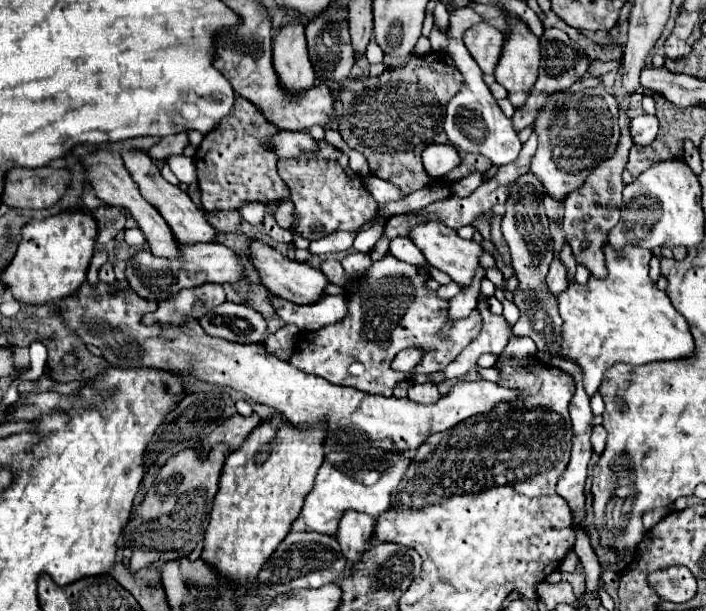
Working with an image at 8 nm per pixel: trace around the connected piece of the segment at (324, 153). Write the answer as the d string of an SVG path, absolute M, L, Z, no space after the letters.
M318 142L318 146L320 146L320 154L316 156L278 160L278 174L290 186L290 200L294 202L294 208L296 208L294 226L298 228L298 232L322 232L322 236L336 230L358 230L376 212L376 202L366 190L366 186L362 184L362 178L348 166L348 156L344 152L332 148L326 142Z

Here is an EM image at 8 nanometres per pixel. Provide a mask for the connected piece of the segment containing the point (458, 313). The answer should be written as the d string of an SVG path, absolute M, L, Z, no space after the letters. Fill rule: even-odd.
M484 268L480 270L480 278L476 278L476 282L472 286L468 286L466 290L462 290L460 294L456 294L450 302L448 302L448 316L456 322L466 318L472 310L476 310L476 298L478 298L478 290L480 290L480 280L484 278Z

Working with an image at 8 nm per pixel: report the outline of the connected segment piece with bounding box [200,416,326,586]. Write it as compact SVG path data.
M280 416L264 420L260 430L226 458L220 490L214 498L210 524L204 534L200 558L222 578L238 586L258 584L260 570L300 516L304 498L312 490L324 458L324 426L296 428L282 420Z

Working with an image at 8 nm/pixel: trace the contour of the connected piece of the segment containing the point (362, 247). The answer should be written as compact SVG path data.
M382 224L380 226L374 226L370 230L358 232L358 236L354 240L354 250L356 252L362 252L362 254L368 254L374 248L374 244L378 242L380 236L382 236Z

